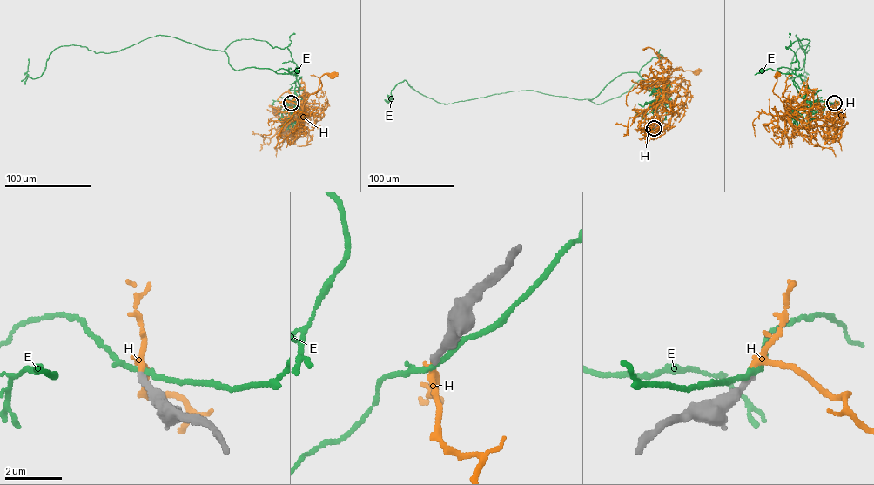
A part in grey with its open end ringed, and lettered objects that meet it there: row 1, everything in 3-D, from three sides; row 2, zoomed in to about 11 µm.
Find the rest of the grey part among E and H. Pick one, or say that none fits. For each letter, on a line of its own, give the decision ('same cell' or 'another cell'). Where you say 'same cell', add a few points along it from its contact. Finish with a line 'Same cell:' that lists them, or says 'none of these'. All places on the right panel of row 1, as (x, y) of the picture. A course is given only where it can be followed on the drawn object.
E: another cell
H: same cell; it runs (834, 103), (839, 104), (823, 117), (803, 127), (793, 125), (783, 104), (772, 90), (777, 74)
Same cell: H

